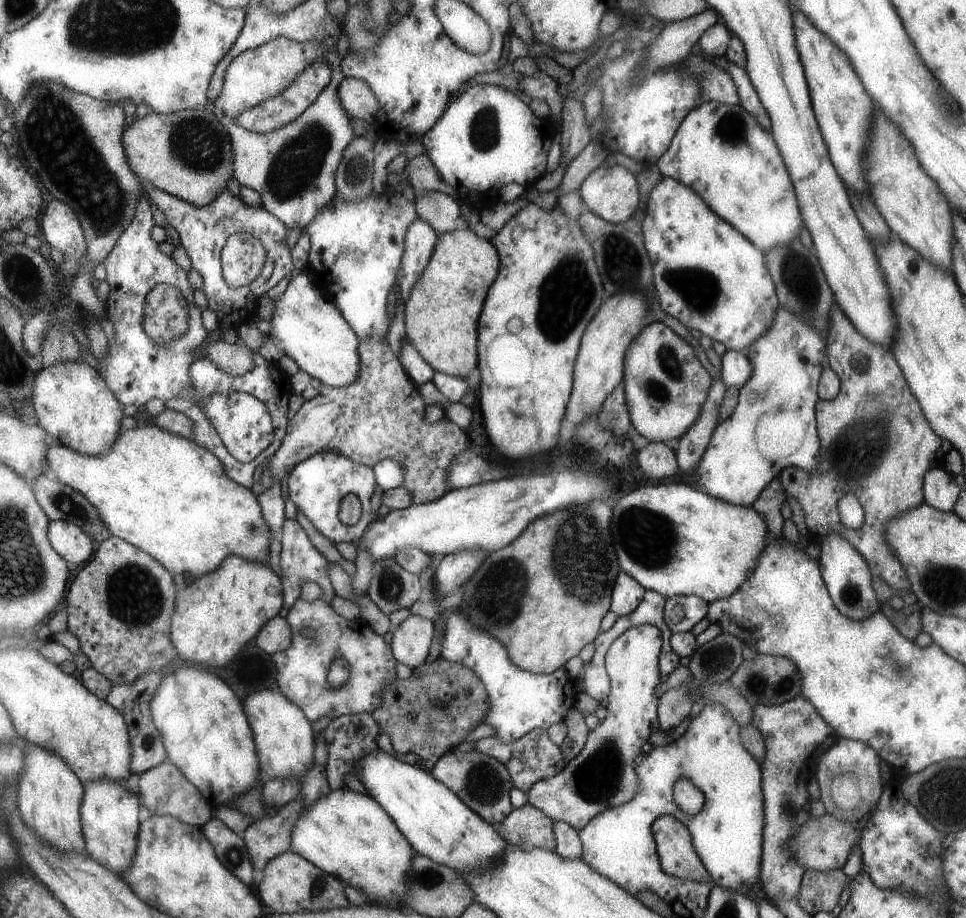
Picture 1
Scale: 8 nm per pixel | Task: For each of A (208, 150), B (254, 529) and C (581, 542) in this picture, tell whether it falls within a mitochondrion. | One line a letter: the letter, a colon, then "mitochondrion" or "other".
A: mitochondrion
B: mitochondrion
C: mitochondrion

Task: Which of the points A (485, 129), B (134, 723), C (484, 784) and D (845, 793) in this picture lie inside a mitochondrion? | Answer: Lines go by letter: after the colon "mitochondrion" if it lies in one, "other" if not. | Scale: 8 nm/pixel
A: mitochondrion
B: other
C: mitochondrion
D: mitochondrion

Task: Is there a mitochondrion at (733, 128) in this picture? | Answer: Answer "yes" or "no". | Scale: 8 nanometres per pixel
yes

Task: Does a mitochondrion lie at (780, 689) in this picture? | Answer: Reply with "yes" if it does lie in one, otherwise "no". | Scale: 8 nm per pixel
yes

